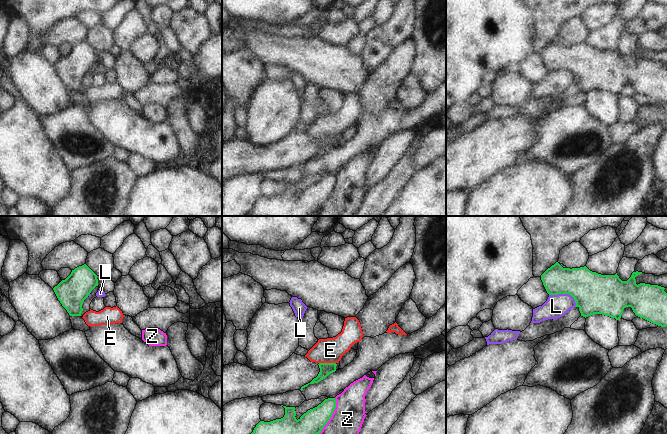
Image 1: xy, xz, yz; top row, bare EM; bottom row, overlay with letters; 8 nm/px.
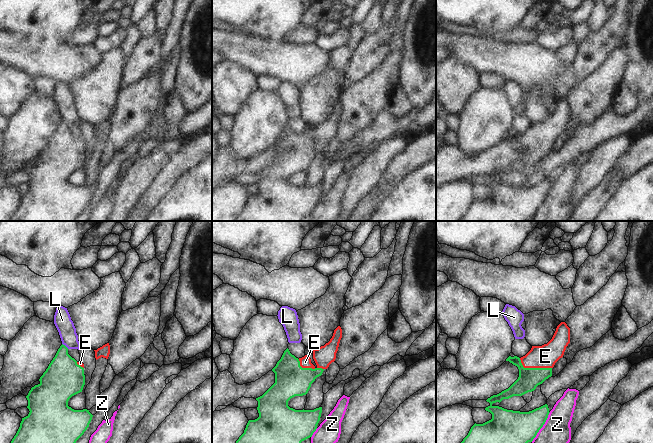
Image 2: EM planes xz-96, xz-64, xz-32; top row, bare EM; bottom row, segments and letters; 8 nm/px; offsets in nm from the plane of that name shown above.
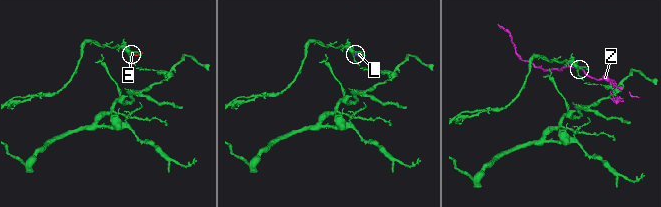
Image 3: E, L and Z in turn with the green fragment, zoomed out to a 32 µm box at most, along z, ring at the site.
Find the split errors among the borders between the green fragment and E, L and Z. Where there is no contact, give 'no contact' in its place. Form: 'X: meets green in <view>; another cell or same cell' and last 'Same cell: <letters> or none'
E: meets green in xz; same cell
L: meets green in yz; another cell
Z: meets green in xz; another cell
Same cell: E

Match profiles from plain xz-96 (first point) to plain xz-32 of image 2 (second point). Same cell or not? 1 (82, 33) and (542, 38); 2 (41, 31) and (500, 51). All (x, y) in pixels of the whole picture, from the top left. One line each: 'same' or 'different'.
1: different
2: different

